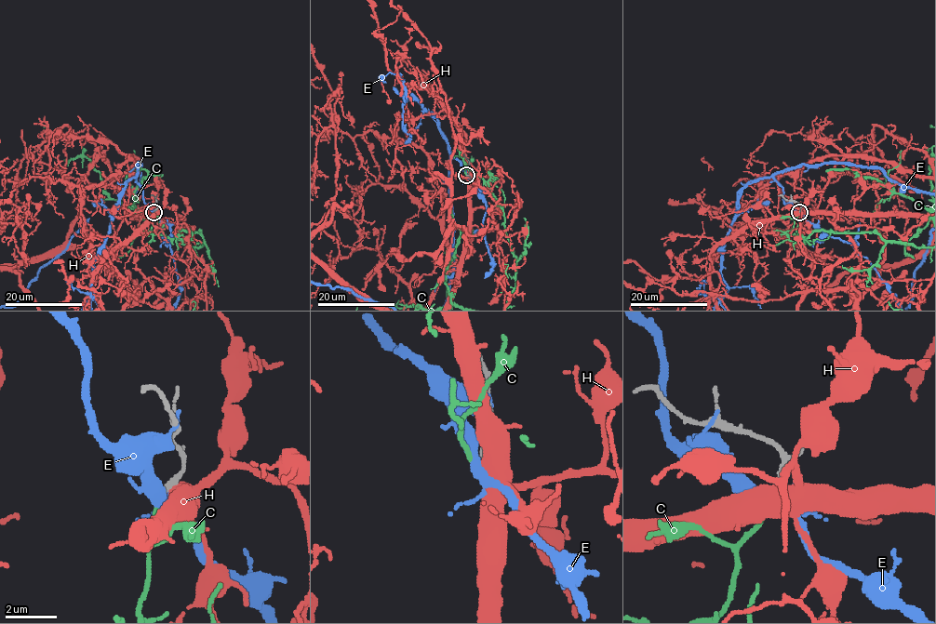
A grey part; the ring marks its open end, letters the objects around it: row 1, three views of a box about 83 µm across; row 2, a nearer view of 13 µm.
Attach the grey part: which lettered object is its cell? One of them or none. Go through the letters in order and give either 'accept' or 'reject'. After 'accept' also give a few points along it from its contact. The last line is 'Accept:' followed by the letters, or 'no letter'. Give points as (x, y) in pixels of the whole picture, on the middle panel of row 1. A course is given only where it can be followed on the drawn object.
C: accept
E: reject
H: reject
Accept: C

